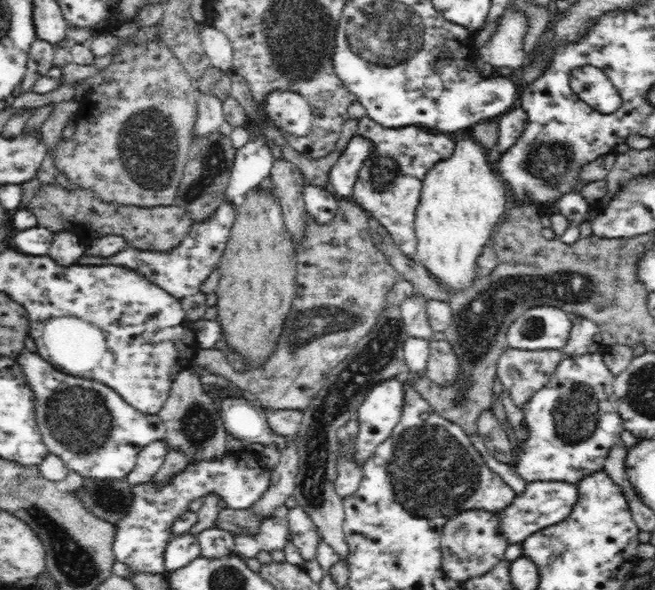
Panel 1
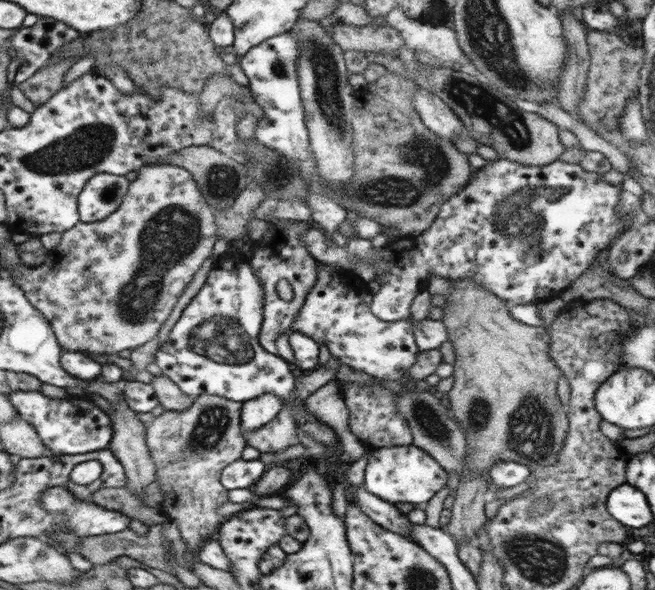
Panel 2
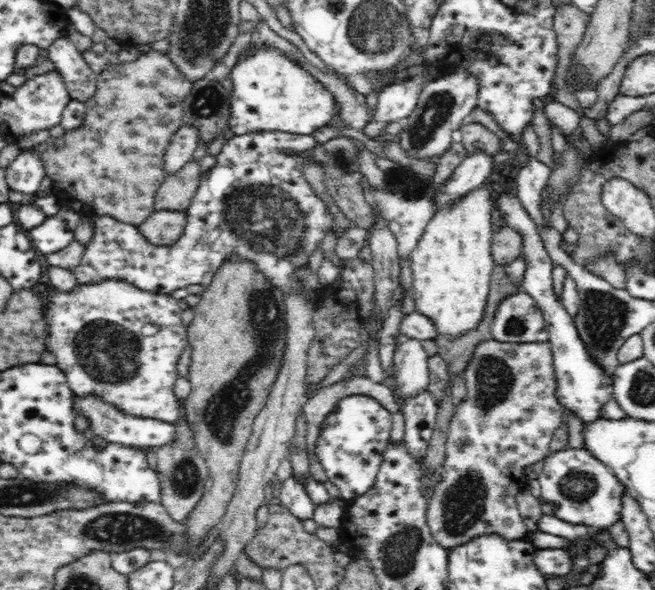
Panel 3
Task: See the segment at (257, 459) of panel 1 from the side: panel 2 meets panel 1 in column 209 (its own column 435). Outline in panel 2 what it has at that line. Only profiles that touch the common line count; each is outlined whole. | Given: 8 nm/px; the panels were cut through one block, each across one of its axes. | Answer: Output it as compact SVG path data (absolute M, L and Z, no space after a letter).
M414 444L400 446L384 446L372 449L365 468L362 486L390 504L409 502L422 504L430 502L448 482L447 470L444 470L434 457Z

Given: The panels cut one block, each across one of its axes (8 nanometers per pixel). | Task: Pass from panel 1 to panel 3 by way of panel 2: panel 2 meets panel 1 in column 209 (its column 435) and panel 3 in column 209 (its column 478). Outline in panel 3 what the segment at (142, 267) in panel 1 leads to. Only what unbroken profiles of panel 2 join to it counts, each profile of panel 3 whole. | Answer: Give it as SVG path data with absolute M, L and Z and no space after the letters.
M254 132L242 136L230 136L222 151L216 156L216 165L201 176L198 188L187 209L187 224L182 236L174 244L156 246L148 242L138 227L108 217L92 216L92 236L86 245L80 264L72 268L79 284L94 284L121 278L140 290L170 295L177 288L190 284L207 287L218 268L230 260L241 258L253 262L257 269L282 293L300 292L300 281L296 279L296 268L307 264L310 254L324 240L324 236L335 227L335 220L306 177L300 172L300 154L304 154L318 143L312 135L294 135L286 132Z

